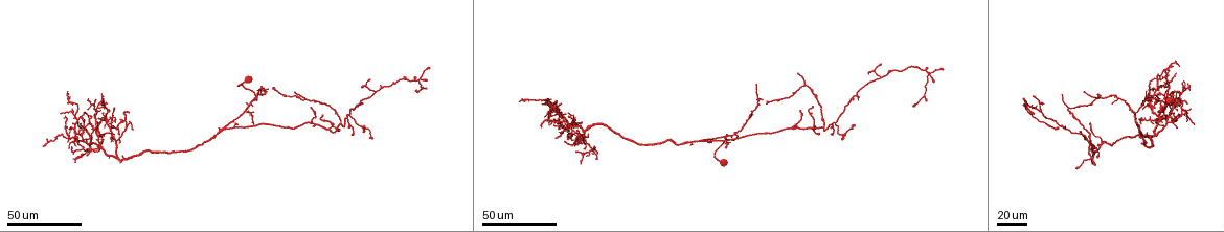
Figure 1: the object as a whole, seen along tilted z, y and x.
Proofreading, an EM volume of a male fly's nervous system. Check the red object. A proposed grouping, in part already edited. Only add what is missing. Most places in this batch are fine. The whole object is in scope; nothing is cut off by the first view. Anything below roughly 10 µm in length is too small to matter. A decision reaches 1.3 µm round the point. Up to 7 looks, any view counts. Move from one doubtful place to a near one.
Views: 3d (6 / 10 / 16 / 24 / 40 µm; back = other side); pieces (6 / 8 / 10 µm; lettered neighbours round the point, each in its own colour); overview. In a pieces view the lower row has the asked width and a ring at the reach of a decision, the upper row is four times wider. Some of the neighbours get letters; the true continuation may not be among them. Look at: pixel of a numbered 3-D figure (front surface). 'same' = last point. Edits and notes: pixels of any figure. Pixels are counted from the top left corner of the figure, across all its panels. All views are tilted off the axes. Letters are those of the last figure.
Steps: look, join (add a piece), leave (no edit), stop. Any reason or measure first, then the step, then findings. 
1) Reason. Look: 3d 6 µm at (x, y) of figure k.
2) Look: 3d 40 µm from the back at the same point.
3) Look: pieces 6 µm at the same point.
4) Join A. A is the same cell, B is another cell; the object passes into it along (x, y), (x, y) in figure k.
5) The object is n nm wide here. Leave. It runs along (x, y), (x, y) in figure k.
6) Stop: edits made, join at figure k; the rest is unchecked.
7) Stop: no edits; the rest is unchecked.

Look: 3d 24 µm at (296, 93) of figure 1.

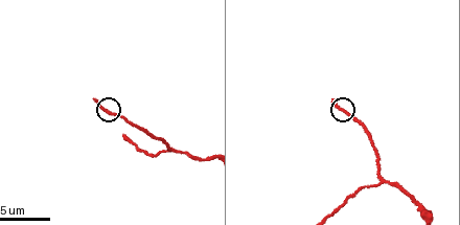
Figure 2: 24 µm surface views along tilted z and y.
Look: pieces 8 µm at (97, 101) of figure 2.

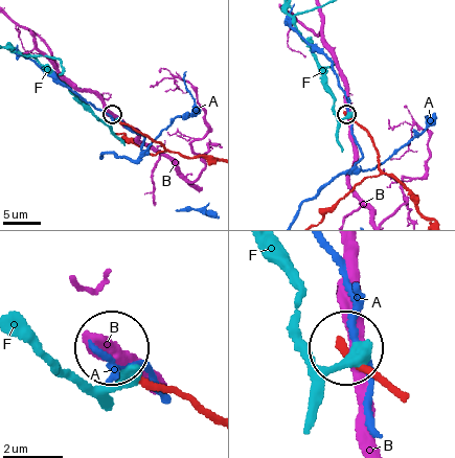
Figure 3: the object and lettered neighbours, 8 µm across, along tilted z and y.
Leave. A, B and F are other cells; no lettered piece goes on from it.

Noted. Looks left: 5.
Long arm stops here. Look: 3d 24 µm at (312, 107) of figure 1.

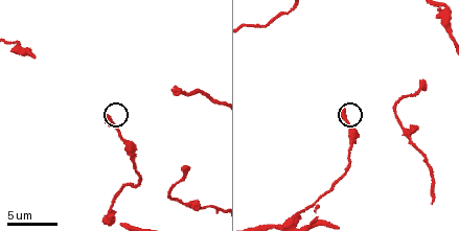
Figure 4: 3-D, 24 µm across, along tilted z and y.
Look: 3d 6 µm at (106, 117) of figure 4.

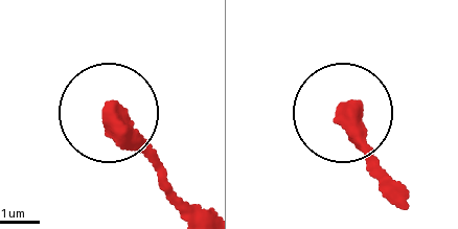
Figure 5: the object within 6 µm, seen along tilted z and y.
Look: pieces 8 µm at (111, 111) of figure 5.

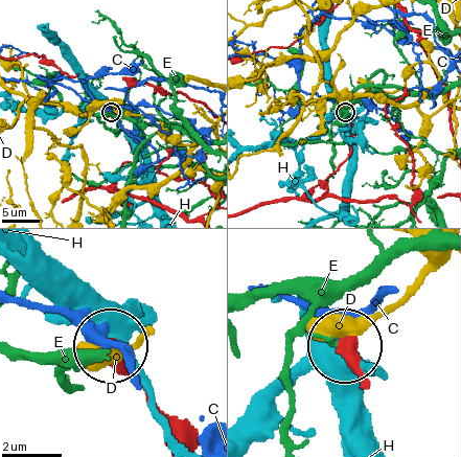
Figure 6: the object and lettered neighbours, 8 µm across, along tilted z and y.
Leave. C, D, E and H are other cells; none of them fits.

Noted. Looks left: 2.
An open end. Look: 3d 40 µm at (78, 143) of figure 1.

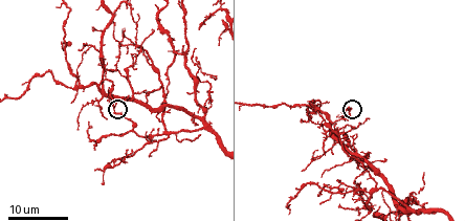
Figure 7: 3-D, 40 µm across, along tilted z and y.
Look: pieces 8 µm at (112, 104) of figure 7.

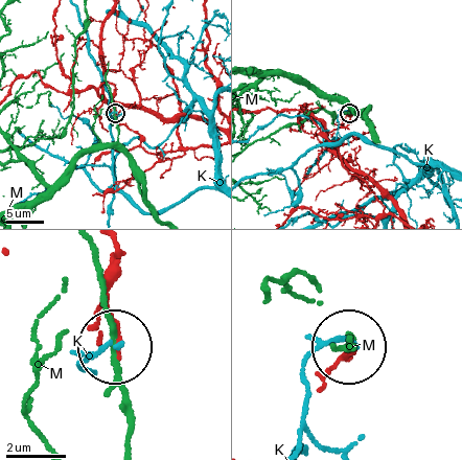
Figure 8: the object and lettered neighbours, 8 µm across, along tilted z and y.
Leave. K and M are other cells; no lettered piece goes on from it.

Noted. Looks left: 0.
Stop: no edits; the rest is unchecked.

